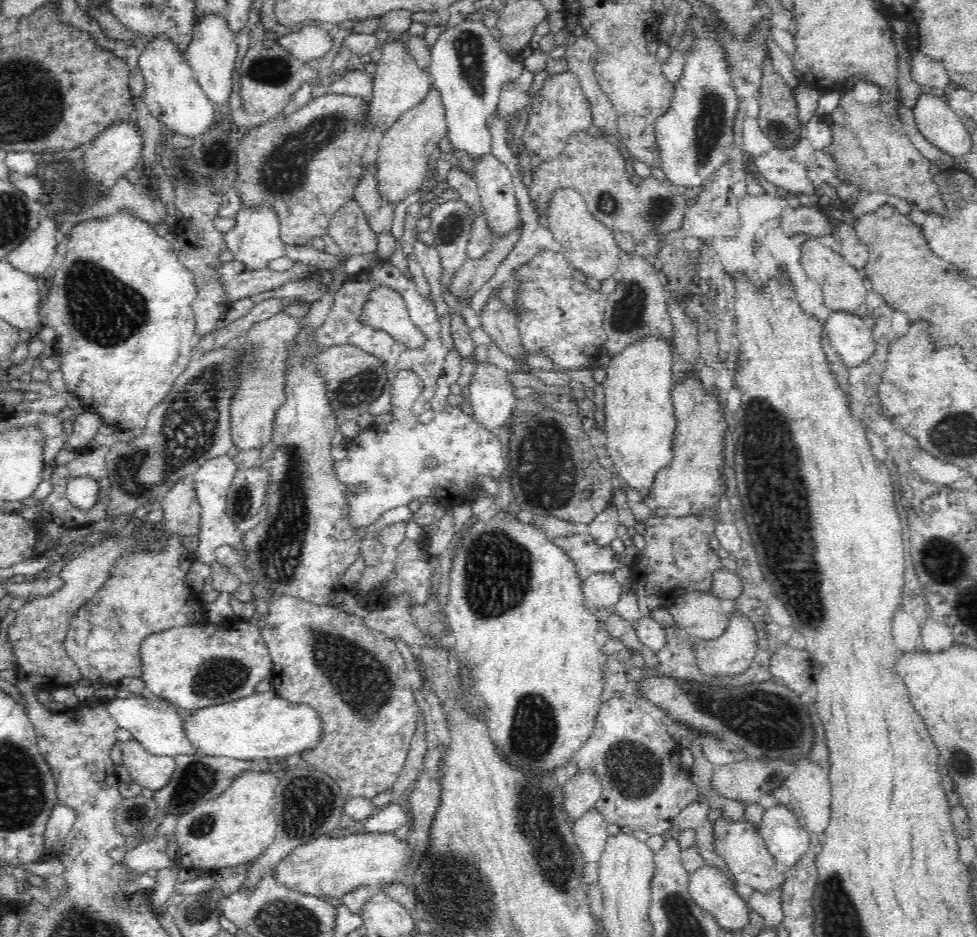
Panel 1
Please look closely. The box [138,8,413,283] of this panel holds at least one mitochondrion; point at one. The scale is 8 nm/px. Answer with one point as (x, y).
(282, 173)

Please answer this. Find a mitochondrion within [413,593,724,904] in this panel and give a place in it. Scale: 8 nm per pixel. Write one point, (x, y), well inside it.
(535, 821)

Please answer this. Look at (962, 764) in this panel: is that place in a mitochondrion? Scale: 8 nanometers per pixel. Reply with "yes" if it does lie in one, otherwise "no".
yes

